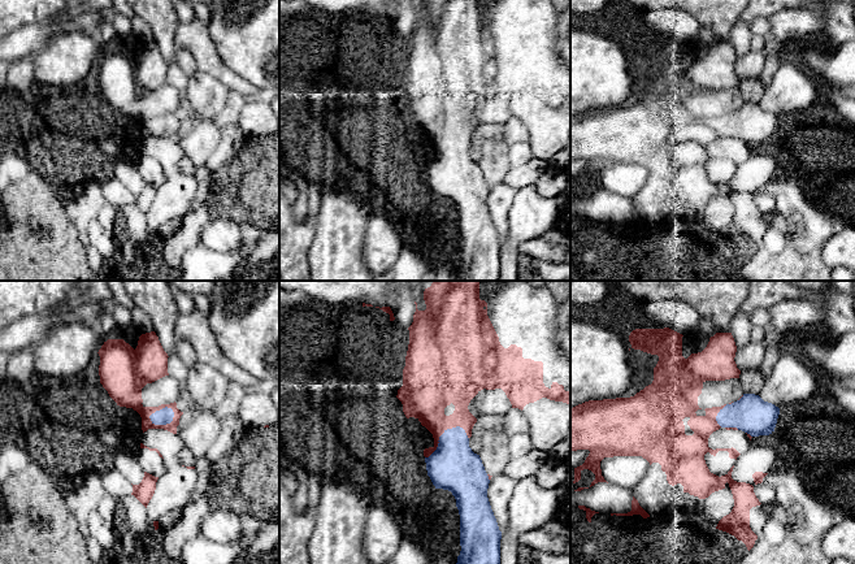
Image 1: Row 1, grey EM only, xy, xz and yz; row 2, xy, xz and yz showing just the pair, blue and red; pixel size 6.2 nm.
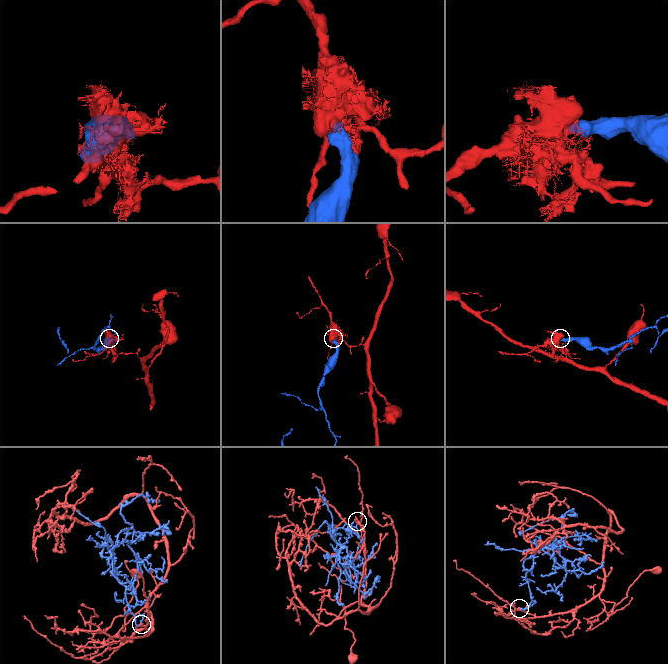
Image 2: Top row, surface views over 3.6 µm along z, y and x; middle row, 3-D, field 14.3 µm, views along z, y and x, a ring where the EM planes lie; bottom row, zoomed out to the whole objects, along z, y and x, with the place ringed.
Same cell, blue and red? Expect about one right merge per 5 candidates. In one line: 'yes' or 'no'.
no

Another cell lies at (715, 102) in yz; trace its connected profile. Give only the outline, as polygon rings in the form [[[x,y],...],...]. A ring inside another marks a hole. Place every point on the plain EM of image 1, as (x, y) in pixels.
[[[739,87],[706,90],[703,91],[702,103],[698,105],[698,114],[702,118],[721,116],[737,110],[742,104]]]

